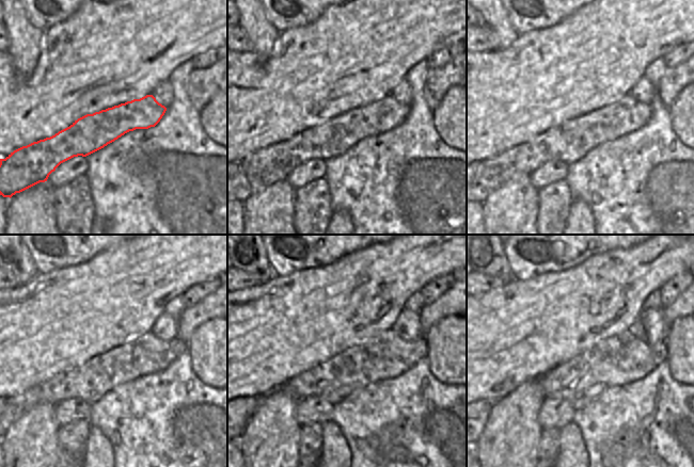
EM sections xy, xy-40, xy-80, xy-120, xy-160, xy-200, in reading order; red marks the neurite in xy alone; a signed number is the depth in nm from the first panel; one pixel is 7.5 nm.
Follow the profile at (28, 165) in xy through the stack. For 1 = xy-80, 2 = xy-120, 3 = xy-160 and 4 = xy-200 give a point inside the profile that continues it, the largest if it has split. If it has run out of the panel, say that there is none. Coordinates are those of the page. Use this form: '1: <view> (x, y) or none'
1: xy-80 (569, 142)
2: xy-120 (146, 354)
3: xy-160 (385, 355)
4: xy-200 (622, 358)

